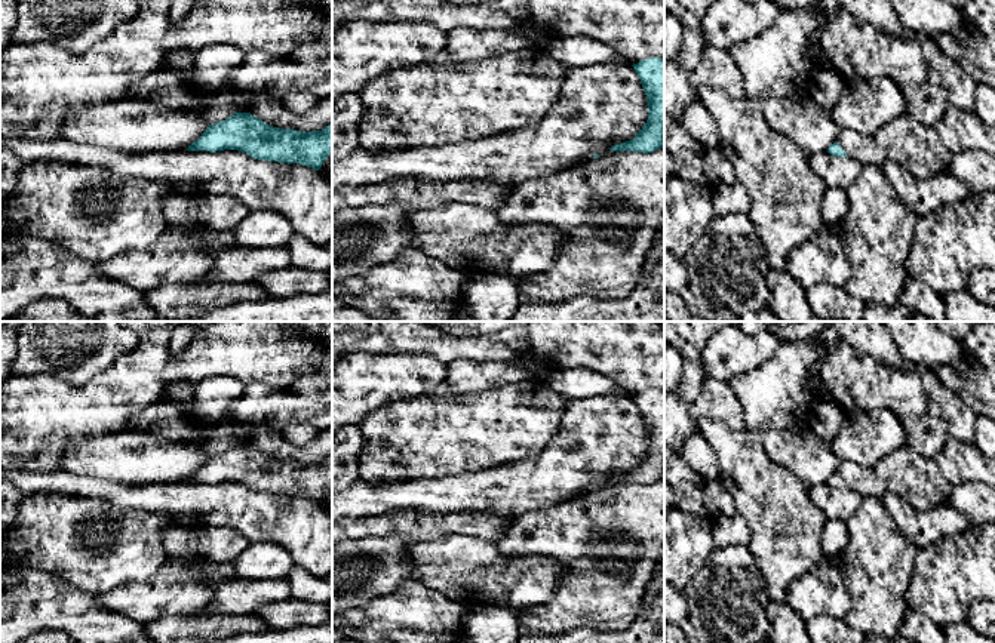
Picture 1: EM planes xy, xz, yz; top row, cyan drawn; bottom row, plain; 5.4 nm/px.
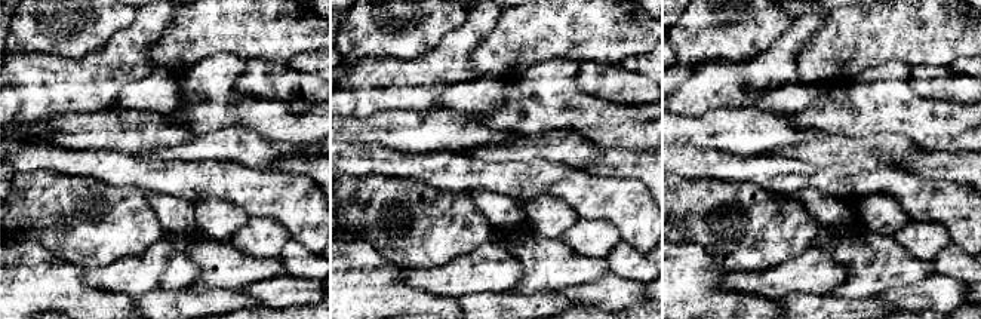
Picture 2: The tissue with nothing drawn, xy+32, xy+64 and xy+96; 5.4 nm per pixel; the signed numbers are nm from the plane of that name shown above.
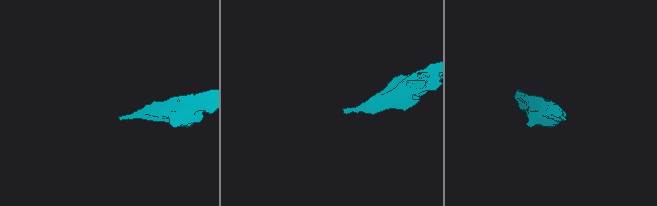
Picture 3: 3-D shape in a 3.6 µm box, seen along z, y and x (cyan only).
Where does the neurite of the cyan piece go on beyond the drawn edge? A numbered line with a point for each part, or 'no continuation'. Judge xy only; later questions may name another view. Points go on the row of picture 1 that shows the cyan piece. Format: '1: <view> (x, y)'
no continuation

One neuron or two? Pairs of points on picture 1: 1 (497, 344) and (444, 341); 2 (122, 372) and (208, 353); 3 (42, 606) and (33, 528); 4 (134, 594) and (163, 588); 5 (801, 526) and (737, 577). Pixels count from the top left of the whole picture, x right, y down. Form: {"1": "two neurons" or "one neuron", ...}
{"1": "one neuron", "2": "two neurons", "3": "two neurons", "4": "one neuron", "5": "two neurons"}

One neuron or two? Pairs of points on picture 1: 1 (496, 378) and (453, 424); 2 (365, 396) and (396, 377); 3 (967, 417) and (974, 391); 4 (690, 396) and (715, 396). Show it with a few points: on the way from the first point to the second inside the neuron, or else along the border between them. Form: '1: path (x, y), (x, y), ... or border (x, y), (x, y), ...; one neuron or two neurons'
1: border (518, 381), (466, 393), (448, 390); two neurons
2: path (372, 388), (383, 378), (389, 378); one neuron
3: border (943, 385), (976, 415); two neurons
4: border (706, 378), (702, 391), (691, 405); two neurons

